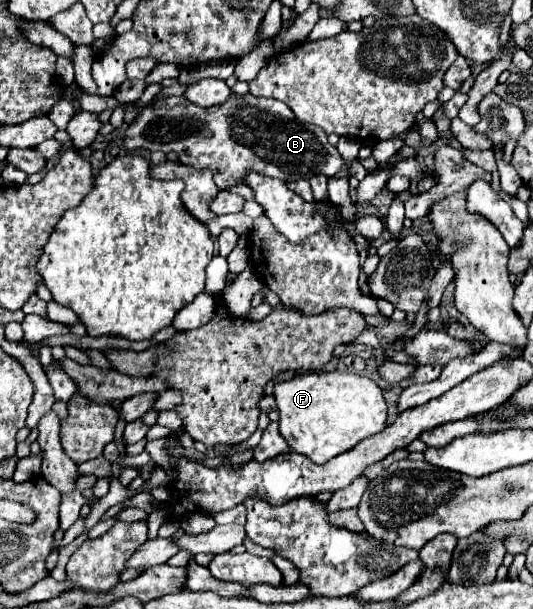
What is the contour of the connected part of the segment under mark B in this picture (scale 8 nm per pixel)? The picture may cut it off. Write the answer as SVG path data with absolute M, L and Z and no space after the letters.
M185 95L159 97L147 103L129 123L127 149L175 151L179 161L203 169L211 167L219 189L231 189L243 183L251 171L277 177L285 183L311 179L313 175L335 175L345 167L345 159L337 147L329 145L323 129L303 123L295 113L277 99L247 95L231 95L223 105L197 107Z

